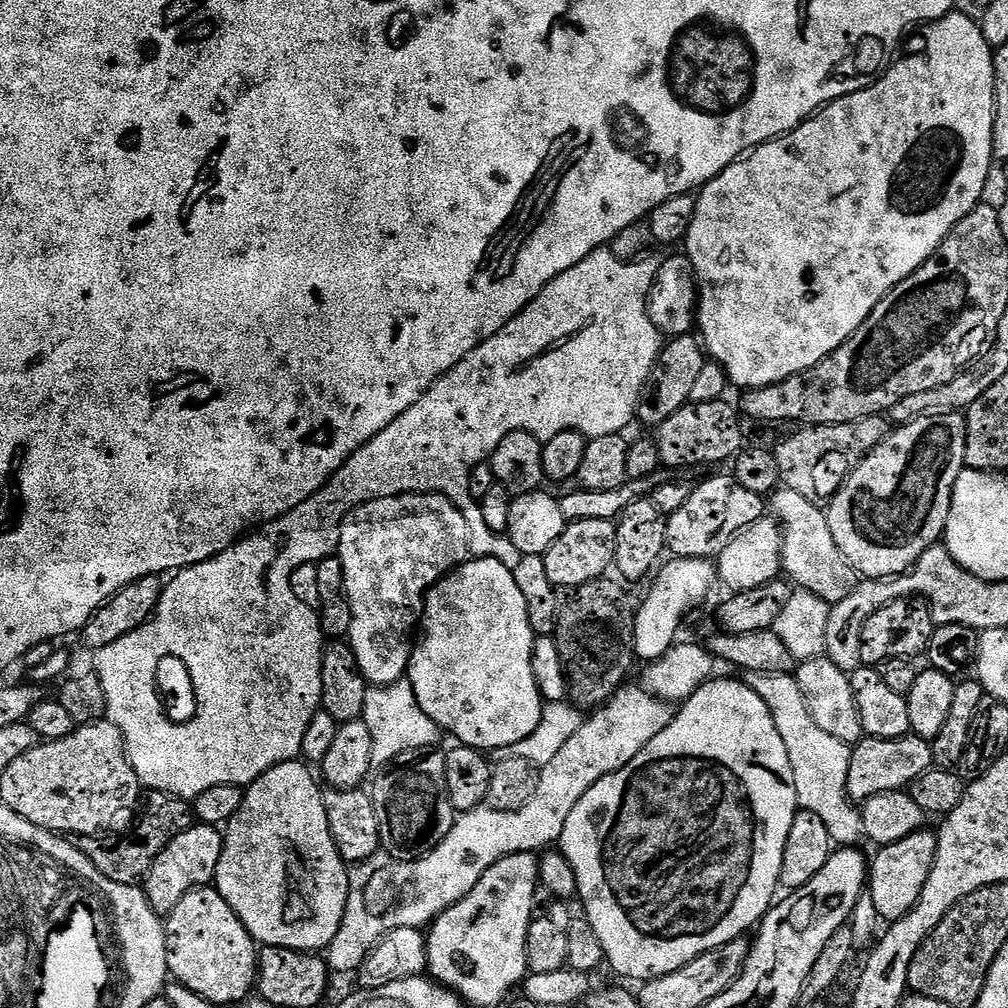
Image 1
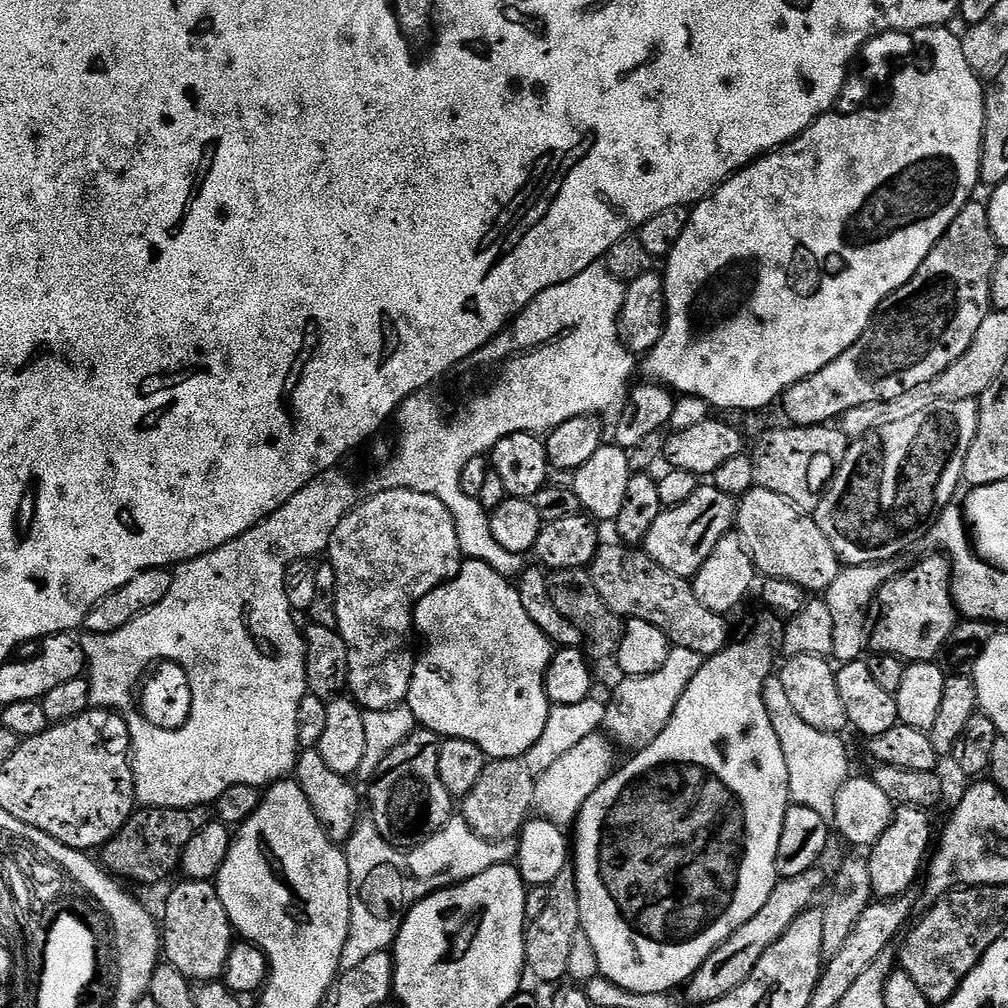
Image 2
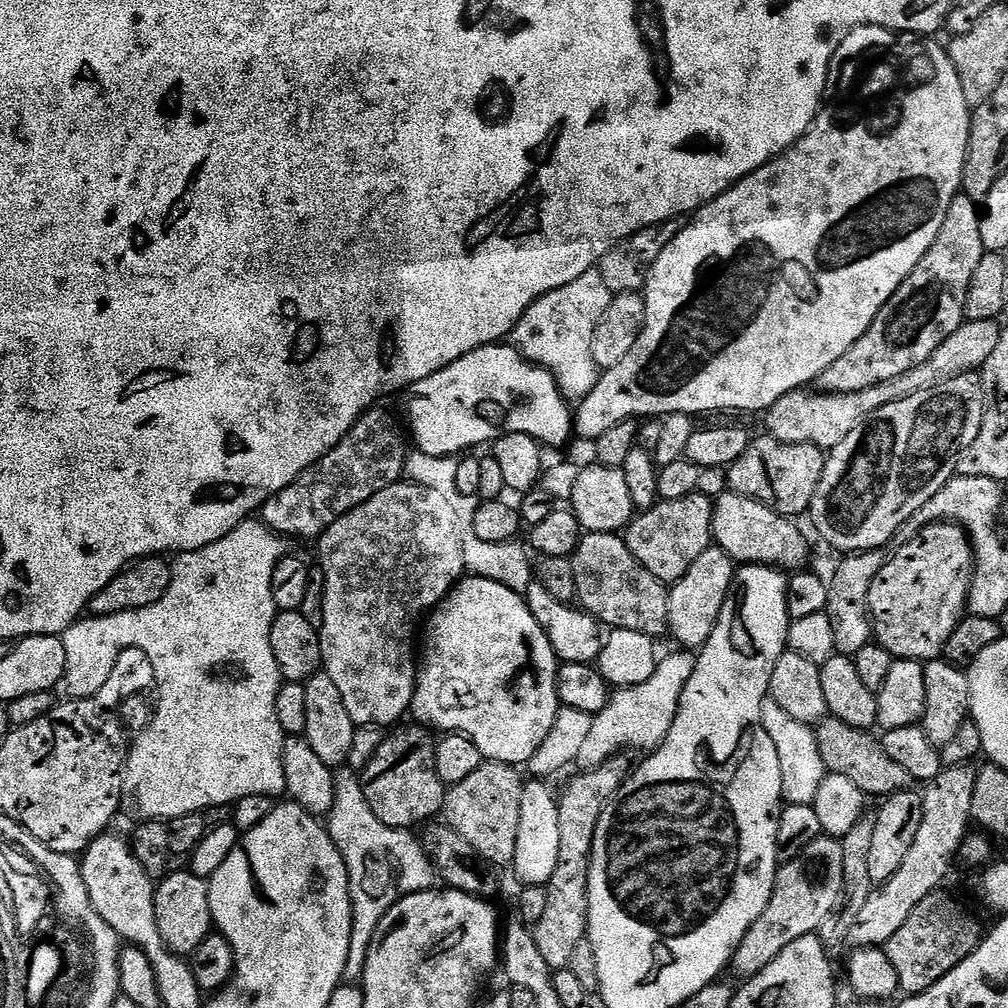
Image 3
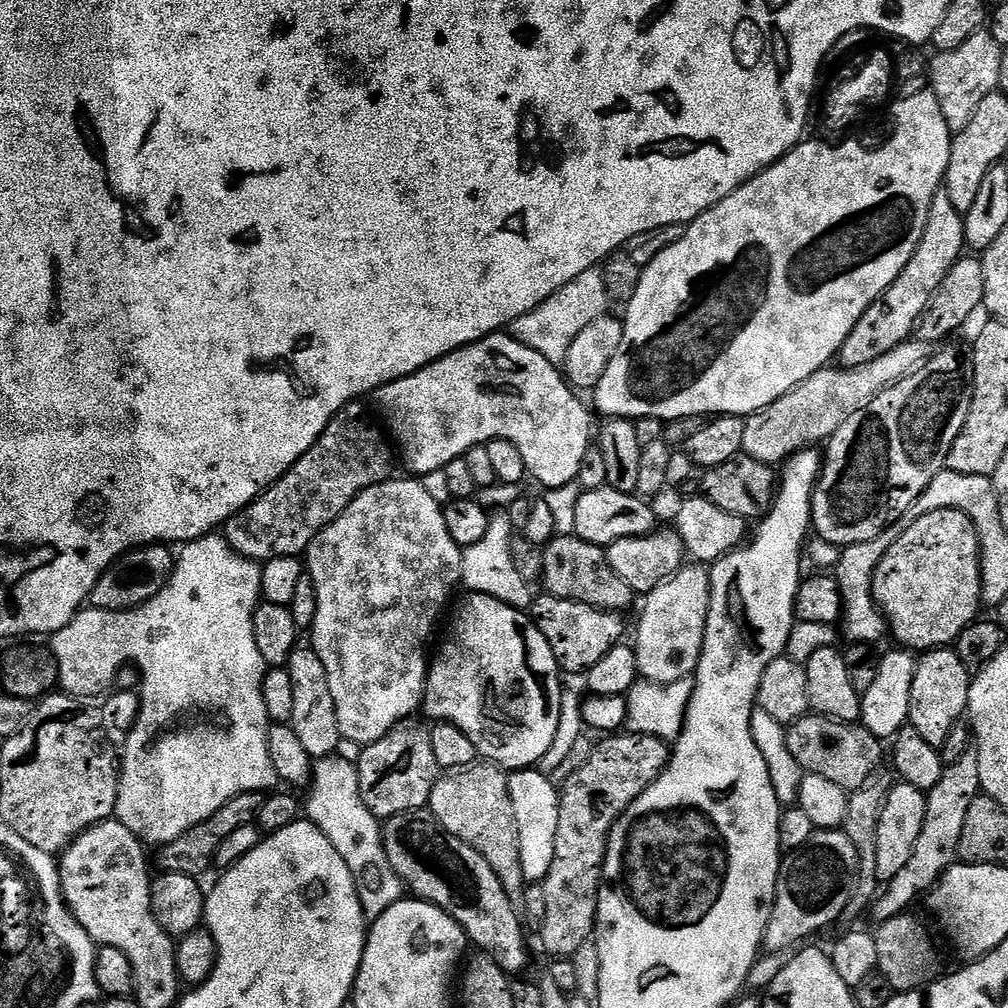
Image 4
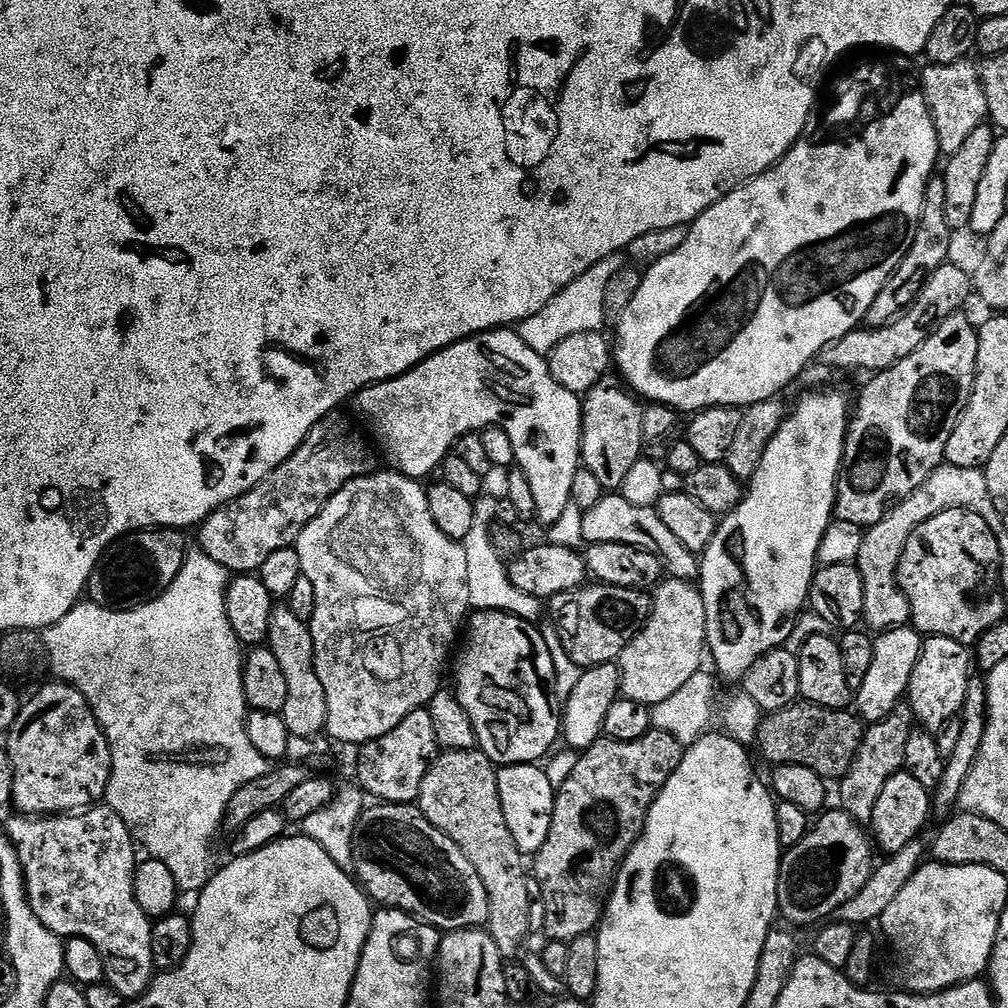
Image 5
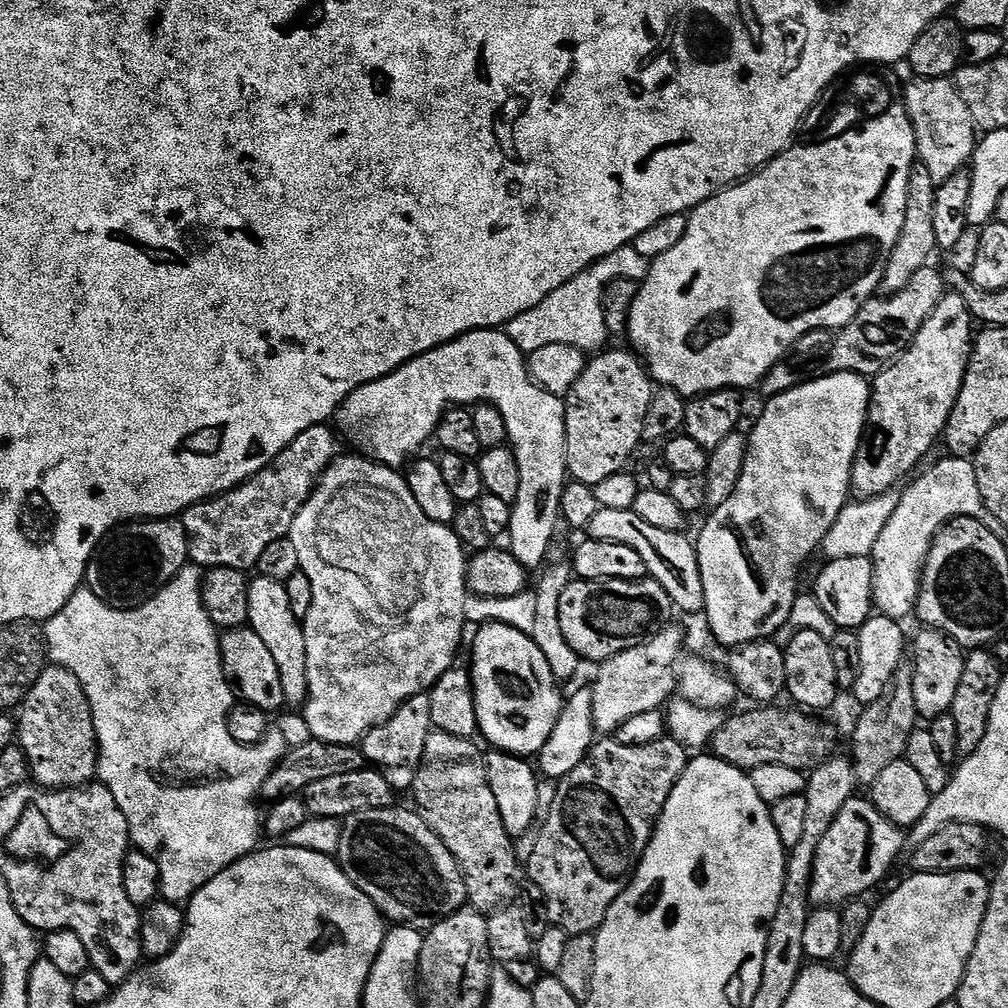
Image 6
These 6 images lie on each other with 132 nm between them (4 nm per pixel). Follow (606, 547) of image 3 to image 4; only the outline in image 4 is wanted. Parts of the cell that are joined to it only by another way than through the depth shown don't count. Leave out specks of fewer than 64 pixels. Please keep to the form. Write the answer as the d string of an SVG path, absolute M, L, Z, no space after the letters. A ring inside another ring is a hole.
M560 534L548 541L542 552L543 580L543 591L547 595L582 602L607 612L627 613L634 599L632 588L618 578L618 574L614 574L607 551L601 545L586 542L575 534Z

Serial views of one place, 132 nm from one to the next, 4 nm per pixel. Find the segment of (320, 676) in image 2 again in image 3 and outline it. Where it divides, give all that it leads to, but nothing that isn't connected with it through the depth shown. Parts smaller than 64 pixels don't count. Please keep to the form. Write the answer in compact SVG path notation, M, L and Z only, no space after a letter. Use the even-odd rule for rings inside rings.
M277 611L272 627L273 637L284 636L282 644L282 676L285 681L293 680L296 684L281 683L280 693L276 699L278 706L278 722L282 726L285 737L303 737L306 730L306 690L304 683L315 676L322 668L322 650L320 649L320 633L310 622L306 622L304 613Z

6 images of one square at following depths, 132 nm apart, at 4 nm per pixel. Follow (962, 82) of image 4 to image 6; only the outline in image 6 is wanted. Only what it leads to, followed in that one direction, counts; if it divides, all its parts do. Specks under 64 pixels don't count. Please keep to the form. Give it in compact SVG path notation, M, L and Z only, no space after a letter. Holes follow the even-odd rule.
M916 78L904 92L902 103L908 110L908 117L916 127L916 154L919 163L930 170L930 178L937 182L950 178L955 172L969 167L972 155L976 153L978 129L970 114L970 106L962 102L955 83L948 78Z

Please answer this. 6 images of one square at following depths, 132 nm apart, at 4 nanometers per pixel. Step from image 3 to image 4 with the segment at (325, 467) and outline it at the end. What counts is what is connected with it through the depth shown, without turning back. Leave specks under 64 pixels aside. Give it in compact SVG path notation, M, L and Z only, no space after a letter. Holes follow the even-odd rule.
M360 402L347 404L329 422L326 430L318 438L318 442L314 442L314 446L310 446L310 450L306 450L306 454L302 454L302 458L298 458L298 462L294 462L294 466L290 470L286 470L286 474L282 474L282 478L275 480L251 504L244 507L238 514L231 516L228 523L223 525L224 541L235 552L240 556L245 556L247 560L257 562L283 556L299 557L301 554L307 553L308 547L312 545L312 539L334 518L342 515L346 506L362 490L366 490L370 486L378 486L393 475L393 445L390 443L389 437L378 427L377 421L375 419L373 419L374 421L368 420L362 405L363 403Z

